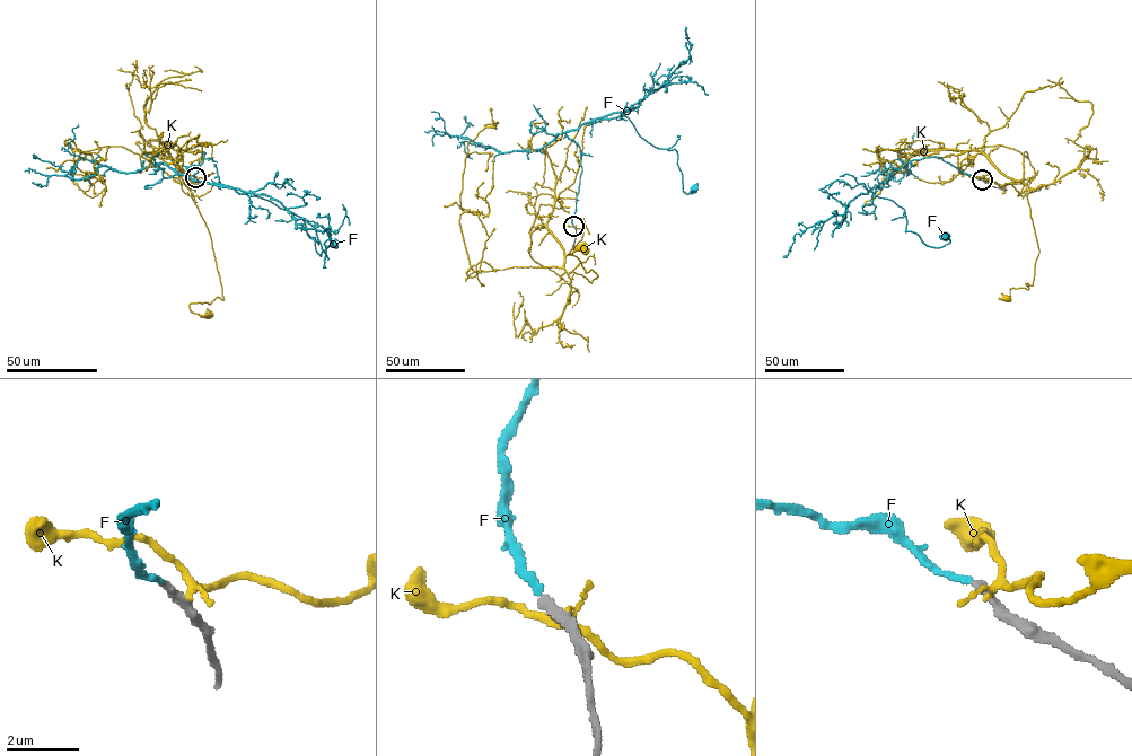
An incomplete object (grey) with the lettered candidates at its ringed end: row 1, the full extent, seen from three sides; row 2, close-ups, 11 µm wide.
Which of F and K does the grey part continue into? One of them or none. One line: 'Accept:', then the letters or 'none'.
Accept: F

